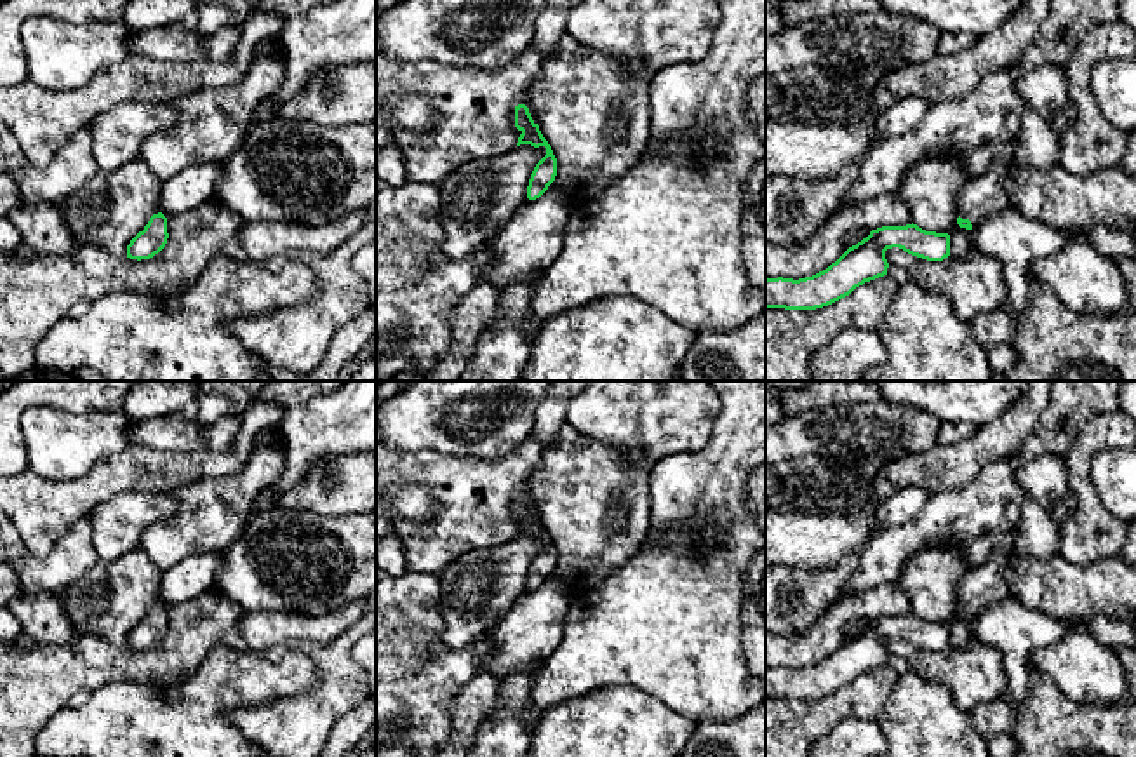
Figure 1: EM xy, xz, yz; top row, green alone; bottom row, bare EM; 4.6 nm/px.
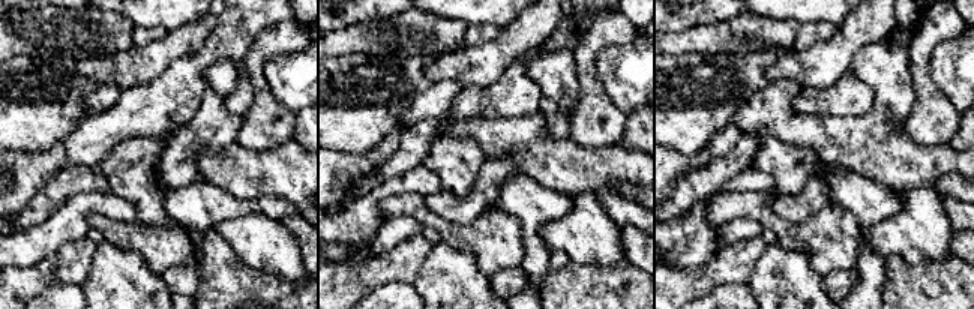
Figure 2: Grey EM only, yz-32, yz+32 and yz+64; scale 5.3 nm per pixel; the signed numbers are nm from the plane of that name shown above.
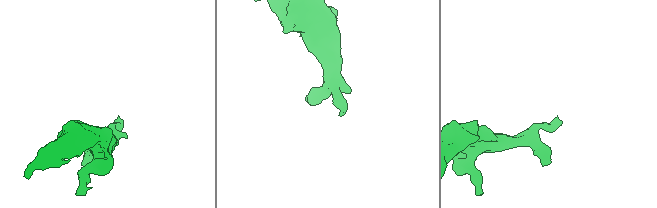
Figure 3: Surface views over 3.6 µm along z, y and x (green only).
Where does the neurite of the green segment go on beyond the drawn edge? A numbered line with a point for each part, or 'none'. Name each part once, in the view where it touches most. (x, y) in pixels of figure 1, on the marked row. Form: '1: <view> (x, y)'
1: yz (985, 195)

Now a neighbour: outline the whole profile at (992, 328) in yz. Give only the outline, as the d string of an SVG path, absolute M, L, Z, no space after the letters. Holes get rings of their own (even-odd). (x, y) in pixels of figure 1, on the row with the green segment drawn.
M1006 308L986 312L969 322L971 332L983 348L999 343L1014 343L1018 322Z

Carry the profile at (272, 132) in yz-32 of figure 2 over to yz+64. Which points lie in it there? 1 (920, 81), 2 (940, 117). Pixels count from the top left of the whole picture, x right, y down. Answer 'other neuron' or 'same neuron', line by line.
1: same neuron
2: same neuron

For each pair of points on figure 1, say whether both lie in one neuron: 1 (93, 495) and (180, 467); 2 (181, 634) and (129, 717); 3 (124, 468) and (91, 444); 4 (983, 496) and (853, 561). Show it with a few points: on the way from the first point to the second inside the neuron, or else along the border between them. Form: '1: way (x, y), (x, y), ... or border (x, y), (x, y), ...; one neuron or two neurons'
1: way (113, 475), (148, 475), (159, 470); one neuron
2: border (188, 676), (167, 690), (131, 683), (108, 684); two neurons
3: border (131, 444), (100, 458), (73, 479); two neurons
4: border (862, 552), (862, 562), (844, 594); two neurons

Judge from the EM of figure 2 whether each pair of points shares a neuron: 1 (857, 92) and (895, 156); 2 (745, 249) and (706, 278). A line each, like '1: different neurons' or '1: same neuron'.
1: different neurons
2: same neuron

